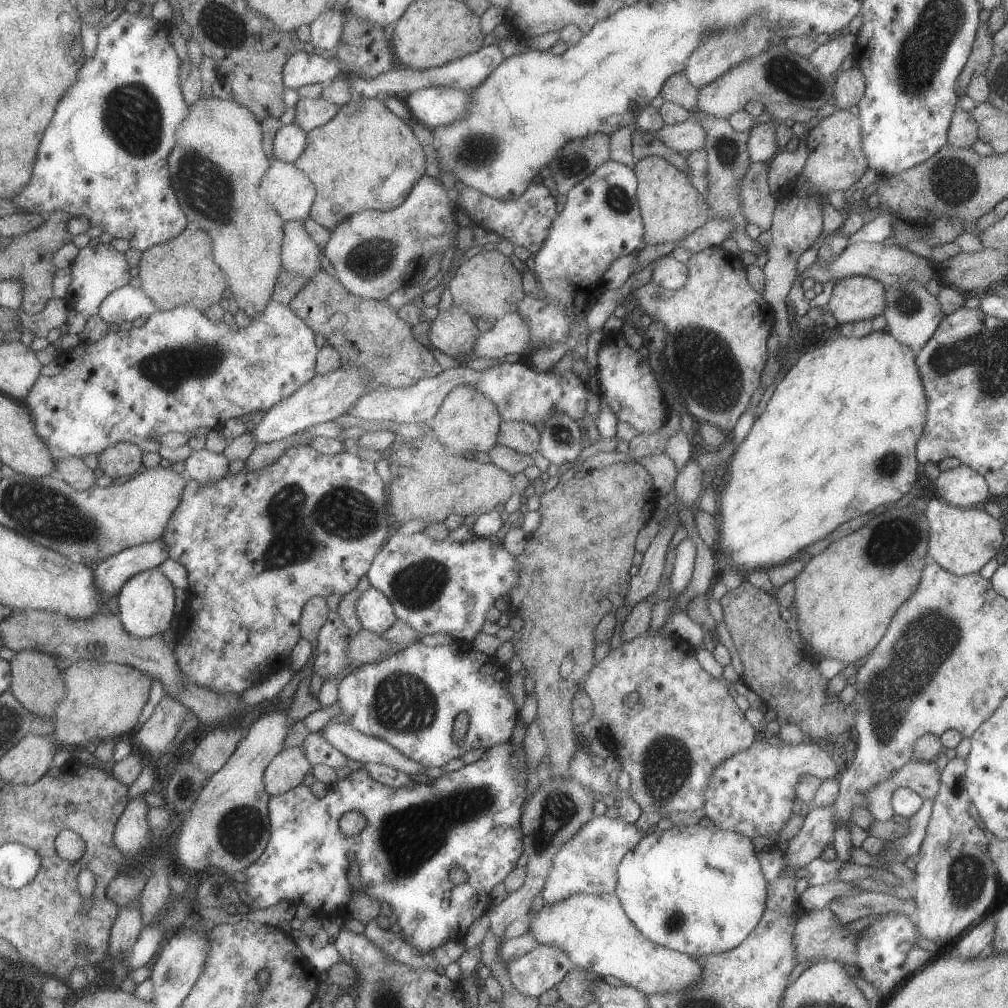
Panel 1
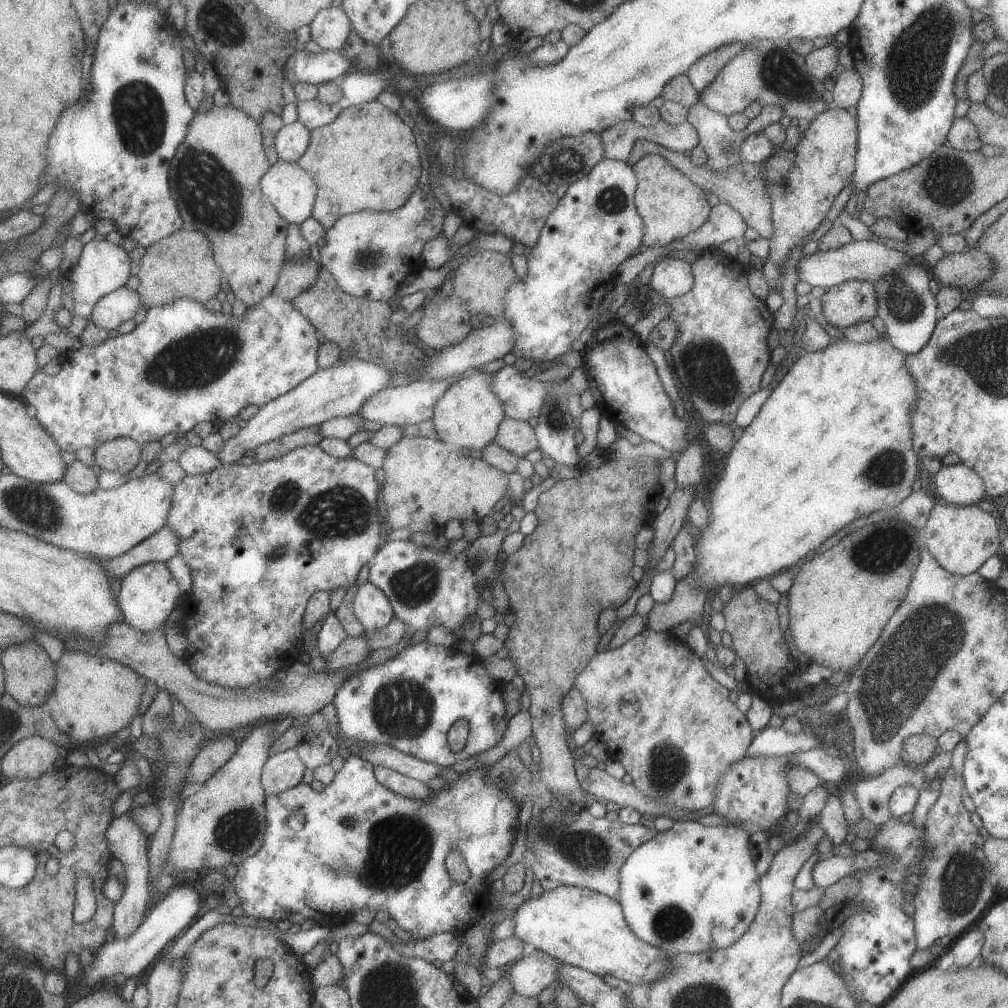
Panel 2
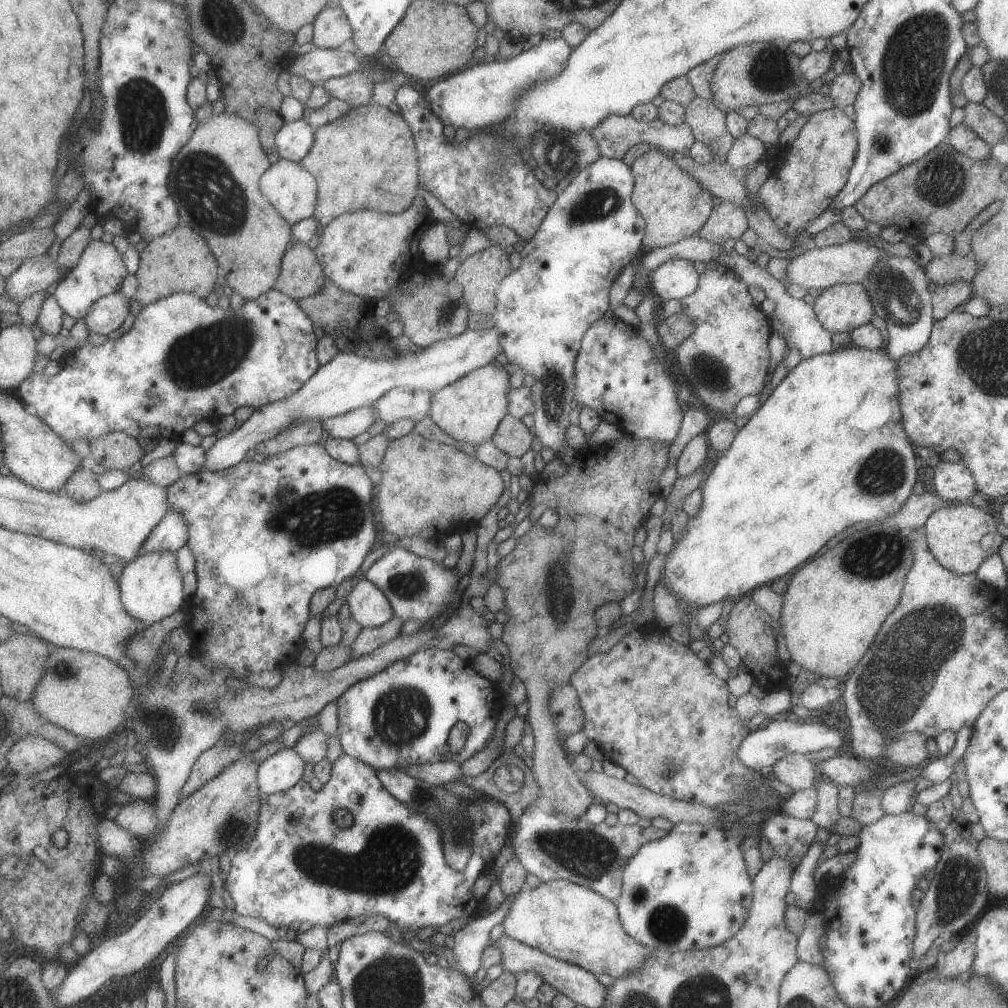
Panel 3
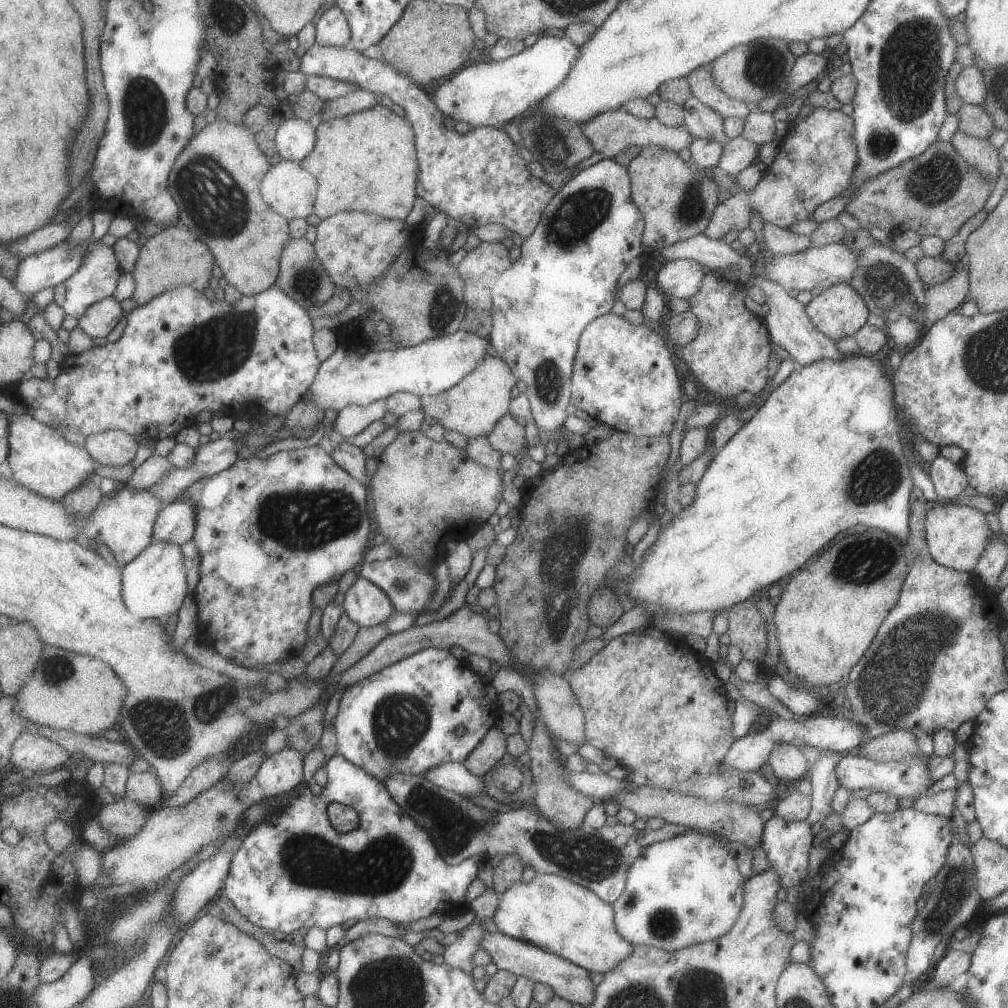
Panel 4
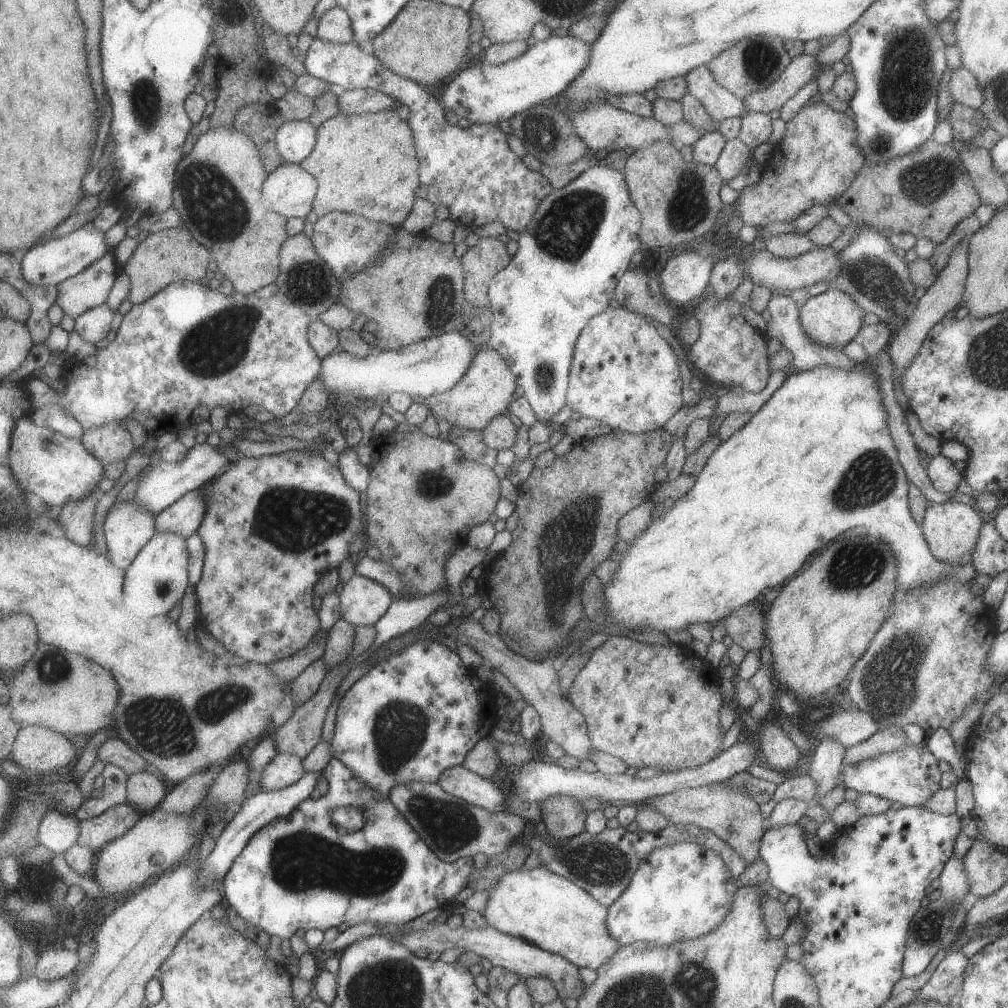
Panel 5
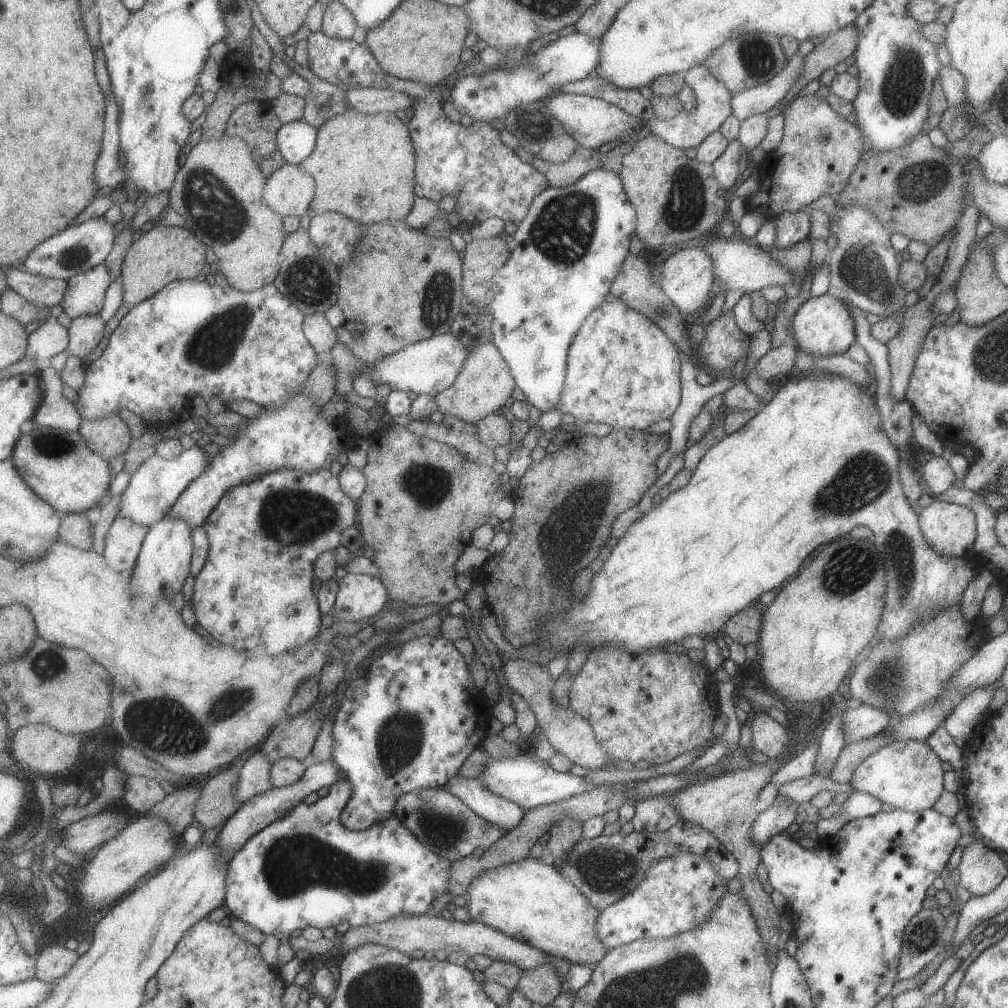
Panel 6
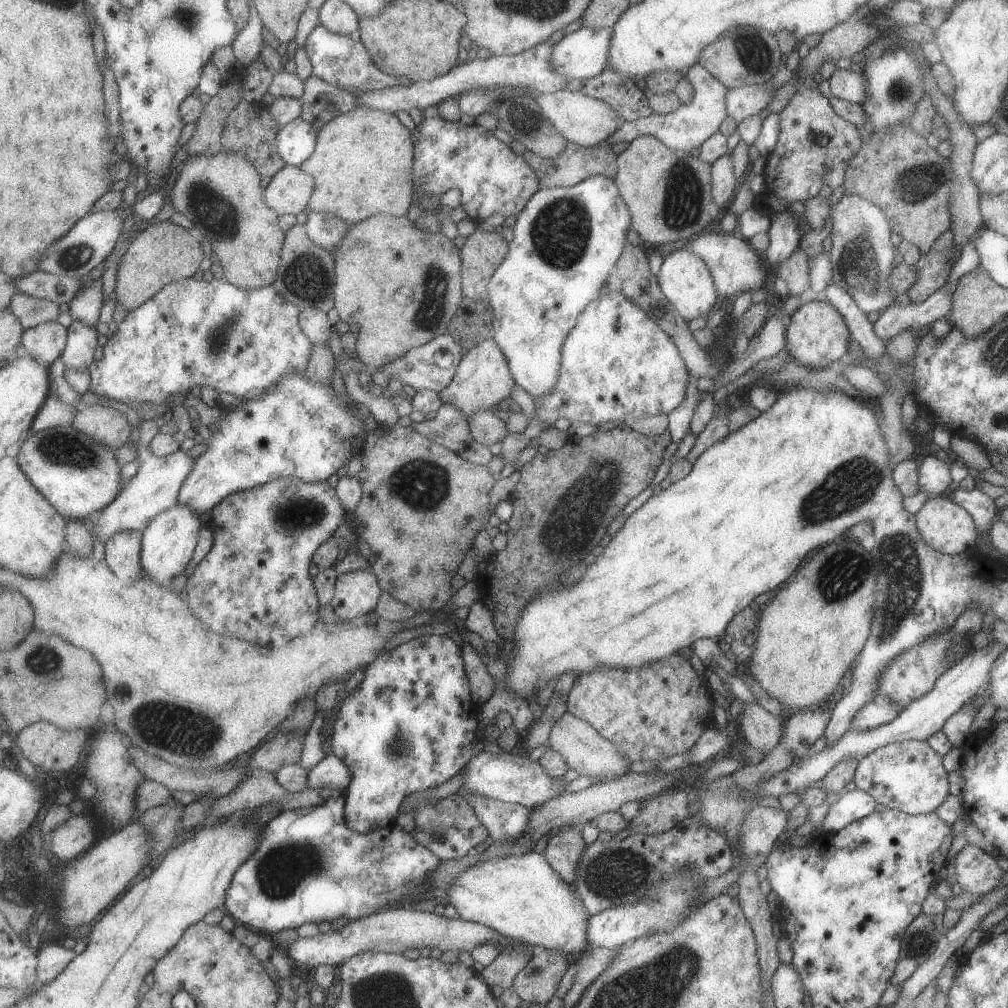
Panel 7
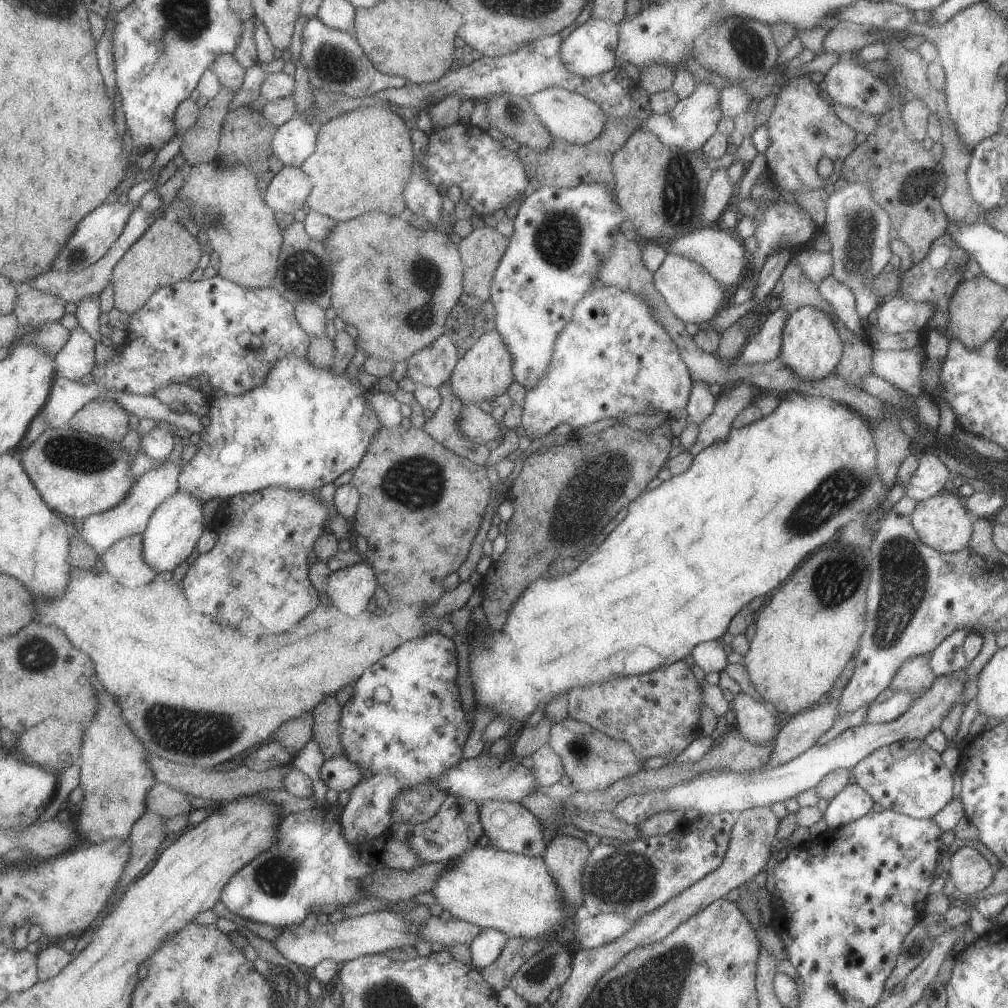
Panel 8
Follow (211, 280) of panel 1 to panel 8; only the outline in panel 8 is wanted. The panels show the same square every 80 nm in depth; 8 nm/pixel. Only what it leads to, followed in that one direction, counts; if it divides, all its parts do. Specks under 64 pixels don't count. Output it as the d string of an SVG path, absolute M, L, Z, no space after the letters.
M157 215L151 226L115 266L112 279L115 308L129 316L142 309L155 290L188 279L197 267L202 252L197 239L183 228L181 222L172 217Z

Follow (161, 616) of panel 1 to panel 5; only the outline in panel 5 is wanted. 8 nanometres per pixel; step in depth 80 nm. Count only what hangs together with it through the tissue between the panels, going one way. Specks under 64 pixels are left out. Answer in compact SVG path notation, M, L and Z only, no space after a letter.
M154 533L138 556L131 561L124 580L124 601L135 617L148 619L166 614L179 603L189 586L189 555L186 542L173 533Z

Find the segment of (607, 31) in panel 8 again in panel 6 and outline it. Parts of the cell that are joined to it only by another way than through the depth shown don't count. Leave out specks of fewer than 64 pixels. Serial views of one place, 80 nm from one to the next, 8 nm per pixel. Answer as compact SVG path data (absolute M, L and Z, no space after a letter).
M572 33L548 42L532 54L530 63L493 69L484 73L466 74L453 84L447 100L460 115L467 114L473 121L491 122L504 116L519 105L544 101L557 94L564 84L580 81L593 74L600 55L600 38Z

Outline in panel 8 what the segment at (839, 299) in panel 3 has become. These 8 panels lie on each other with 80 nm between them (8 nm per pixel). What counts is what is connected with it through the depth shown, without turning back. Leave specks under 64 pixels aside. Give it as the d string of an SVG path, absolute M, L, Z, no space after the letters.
M800 306L793 314L789 314L783 326L779 360L787 366L787 370L791 370L791 374L795 374L795 378L815 382L833 373L841 358L842 347L843 342L829 314L823 314L813 306Z

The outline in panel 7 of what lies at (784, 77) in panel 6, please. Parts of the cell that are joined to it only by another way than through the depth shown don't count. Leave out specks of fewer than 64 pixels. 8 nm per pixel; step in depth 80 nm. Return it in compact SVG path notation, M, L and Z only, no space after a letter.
M767 84L739 86L738 88L726 88L725 110L735 123L743 118L759 114L771 102L769 98L777 94L779 89L773 90Z

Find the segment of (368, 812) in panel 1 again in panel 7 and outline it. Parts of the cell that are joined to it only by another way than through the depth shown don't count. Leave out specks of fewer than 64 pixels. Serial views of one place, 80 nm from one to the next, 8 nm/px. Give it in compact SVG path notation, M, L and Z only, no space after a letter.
M332 790L331 796L319 806L284 810L269 819L257 838L257 848L231 877L225 890L225 913L235 922L268 936L287 928L297 929L307 922L318 925L325 921L333 922L340 916L349 920L365 918L369 914L391 909L403 898L425 896L427 878L437 870L440 860L417 844L411 834L397 828L396 824L371 830L367 834L351 832L342 818L344 800L344 792Z

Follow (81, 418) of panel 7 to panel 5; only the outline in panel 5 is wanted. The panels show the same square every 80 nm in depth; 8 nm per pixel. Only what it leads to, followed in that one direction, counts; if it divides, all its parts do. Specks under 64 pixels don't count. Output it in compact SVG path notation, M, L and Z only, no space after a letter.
M118 422L110 425L94 427L86 430L82 438L83 444L91 454L101 462L111 464L118 460L127 460L136 450L131 438L131 432Z

